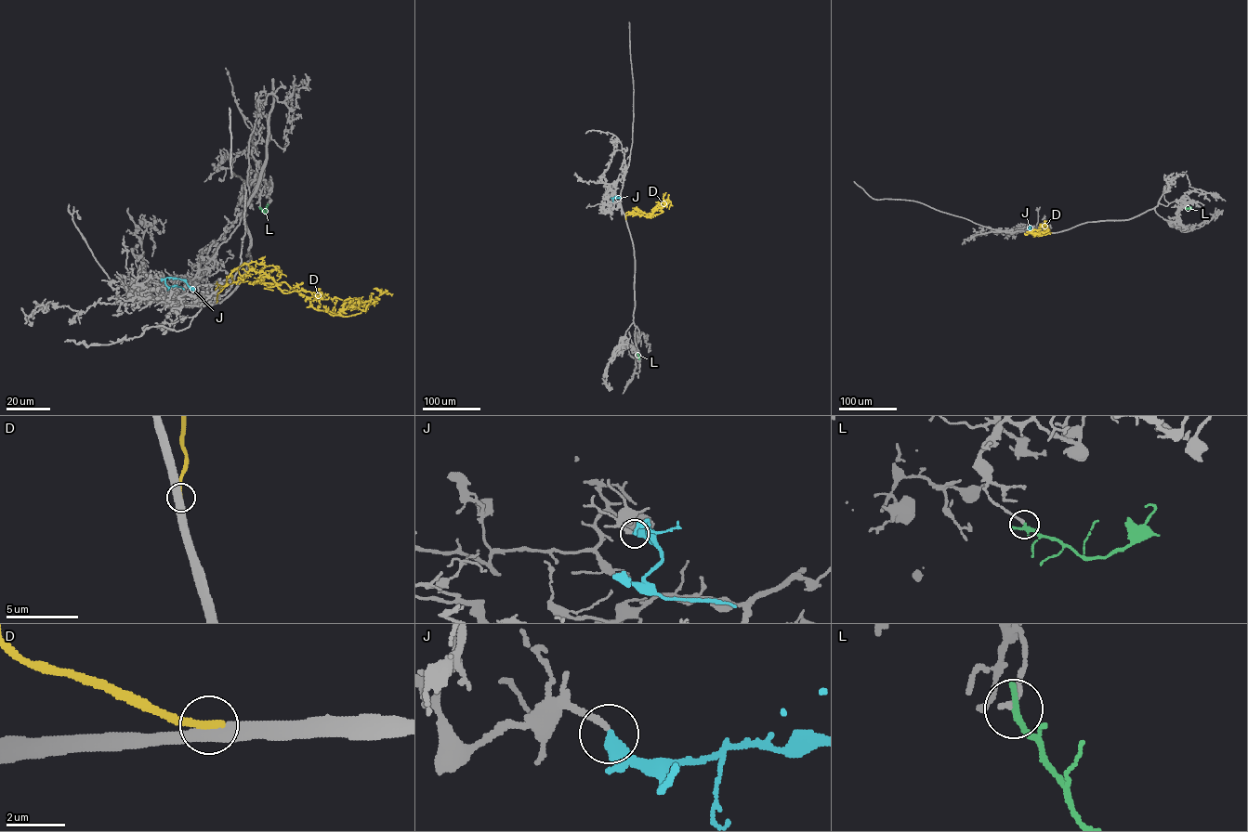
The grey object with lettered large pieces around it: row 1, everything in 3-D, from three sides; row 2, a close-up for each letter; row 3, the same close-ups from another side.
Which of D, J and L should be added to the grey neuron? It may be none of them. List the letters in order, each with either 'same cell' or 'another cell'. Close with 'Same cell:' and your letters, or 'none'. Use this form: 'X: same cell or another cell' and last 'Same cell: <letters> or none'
D: same cell
J: same cell
L: another cell
Same cell: D, J

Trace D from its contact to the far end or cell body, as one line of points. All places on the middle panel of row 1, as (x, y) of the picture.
D: (625, 219), (626, 214), (631, 213), (649, 217), (663, 200), (671, 201), (669, 209)

